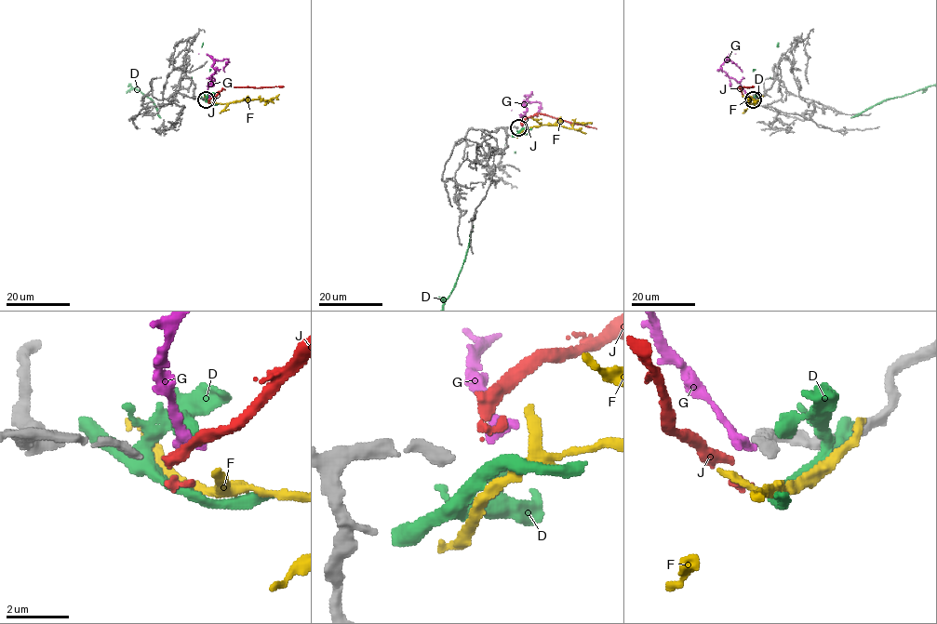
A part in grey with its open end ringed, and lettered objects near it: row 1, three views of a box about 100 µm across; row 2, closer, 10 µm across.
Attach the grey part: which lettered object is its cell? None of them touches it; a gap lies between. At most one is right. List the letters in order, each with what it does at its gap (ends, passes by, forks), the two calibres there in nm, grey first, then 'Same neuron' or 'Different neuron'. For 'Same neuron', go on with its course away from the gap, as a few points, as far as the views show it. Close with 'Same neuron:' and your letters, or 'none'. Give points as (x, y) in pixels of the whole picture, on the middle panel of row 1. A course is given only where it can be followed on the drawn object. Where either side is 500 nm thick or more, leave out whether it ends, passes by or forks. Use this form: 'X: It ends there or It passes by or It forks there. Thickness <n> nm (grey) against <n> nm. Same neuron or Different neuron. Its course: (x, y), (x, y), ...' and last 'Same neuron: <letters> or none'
D: It passes by. Thickness 320 nm (grey) against 380 nm. Different neuron
F: It passes by. Thickness 320 nm (grey) against 340 nm. Different neuron
G: It ends there. Thickness 320 nm (grey) against 360 nm. Different neuron
J: It passes by. Thickness 320 nm (grey) against 110 nm. Same neuron. Its course: (521, 126), (528, 117), (544, 113), (596, 128)
Same neuron: J

